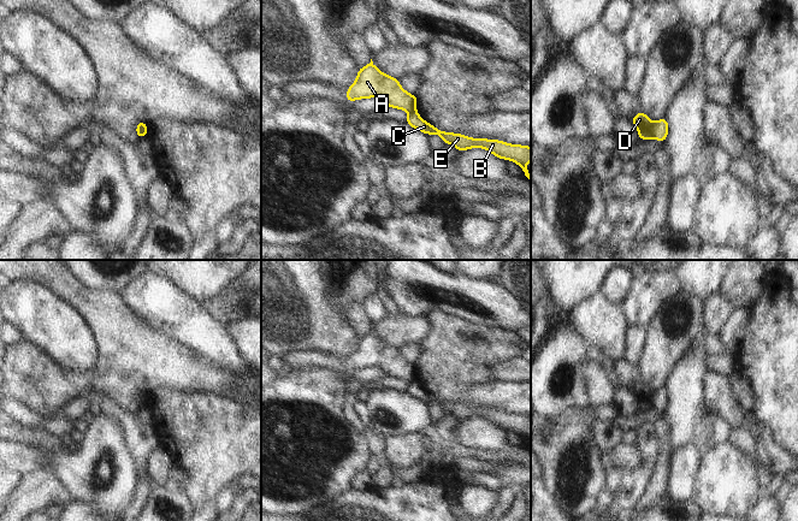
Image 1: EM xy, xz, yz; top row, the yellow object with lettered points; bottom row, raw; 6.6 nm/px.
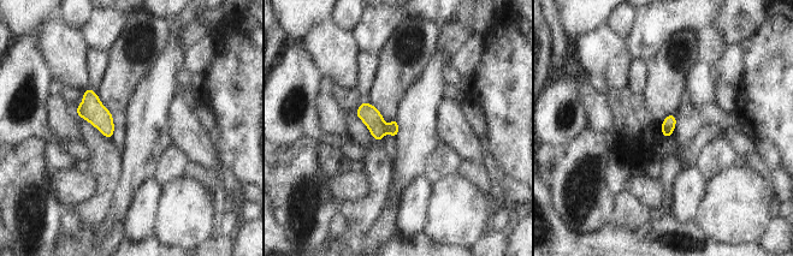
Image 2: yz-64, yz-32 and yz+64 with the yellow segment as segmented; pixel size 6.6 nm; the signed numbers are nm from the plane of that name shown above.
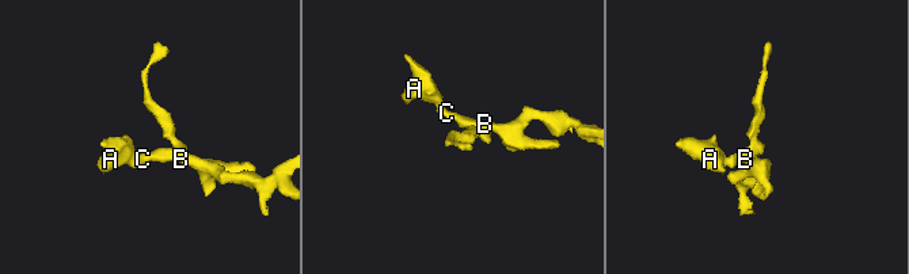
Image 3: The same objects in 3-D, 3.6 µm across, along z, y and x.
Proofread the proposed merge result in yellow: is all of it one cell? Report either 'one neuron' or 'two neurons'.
two neurons

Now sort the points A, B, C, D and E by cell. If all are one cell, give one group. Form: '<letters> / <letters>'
A D / B C E

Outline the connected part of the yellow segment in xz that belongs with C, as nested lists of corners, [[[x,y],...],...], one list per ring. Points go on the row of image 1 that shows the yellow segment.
[[[416,111],[409,113],[406,123],[415,130],[419,130],[426,135],[438,135],[444,143],[451,144],[460,152],[471,148],[483,148],[500,159],[508,159],[518,164],[531,182],[531,174],[528,173],[528,170],[526,167],[526,165],[531,161],[531,147],[510,144],[500,140],[486,140],[483,137],[472,138],[462,134],[441,131],[436,126],[425,122]]]

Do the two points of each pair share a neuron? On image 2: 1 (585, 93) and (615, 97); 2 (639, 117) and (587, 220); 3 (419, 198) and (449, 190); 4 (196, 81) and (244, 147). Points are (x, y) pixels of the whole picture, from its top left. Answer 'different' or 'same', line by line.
1: different
2: same
3: different
4: different

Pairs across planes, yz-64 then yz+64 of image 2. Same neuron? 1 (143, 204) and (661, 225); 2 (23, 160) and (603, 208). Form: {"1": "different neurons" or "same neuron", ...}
{"1": "different neurons", "2": "same neuron"}

